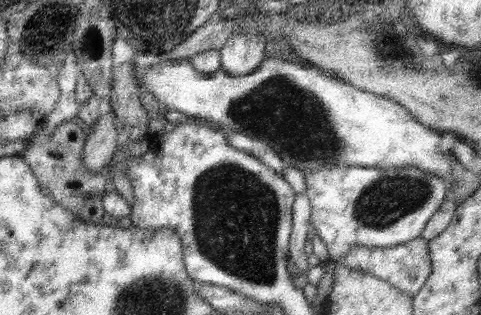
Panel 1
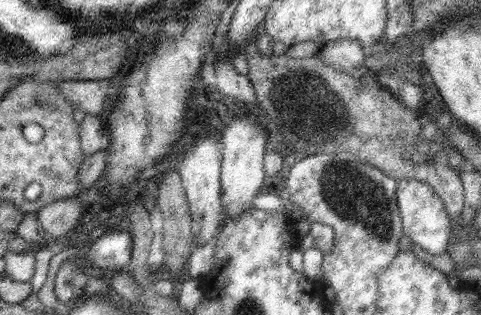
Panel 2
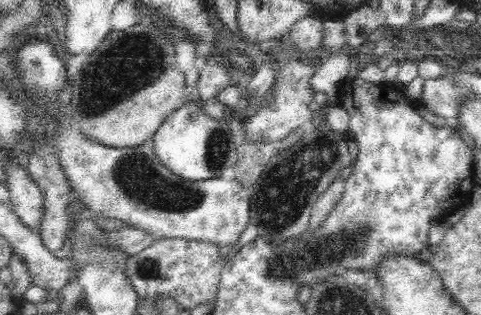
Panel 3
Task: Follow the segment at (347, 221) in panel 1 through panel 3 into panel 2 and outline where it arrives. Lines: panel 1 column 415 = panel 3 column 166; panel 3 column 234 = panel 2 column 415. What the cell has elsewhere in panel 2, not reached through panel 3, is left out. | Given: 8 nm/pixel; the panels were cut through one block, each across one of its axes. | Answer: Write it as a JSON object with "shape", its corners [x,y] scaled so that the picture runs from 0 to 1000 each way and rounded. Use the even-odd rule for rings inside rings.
{"shape":[[[859,565],[830,571],[821,622],[825,622],[825,654],[830,654],[830,686],[838,705],[838,749],[850,756],[850,768],[875,787],[884,806],[900,806],[900,813],[921,806],[938,749],[938,705],[925,673],[921,635],[900,610],[896,590],[888,590],[884,578],[867,578]]]}

